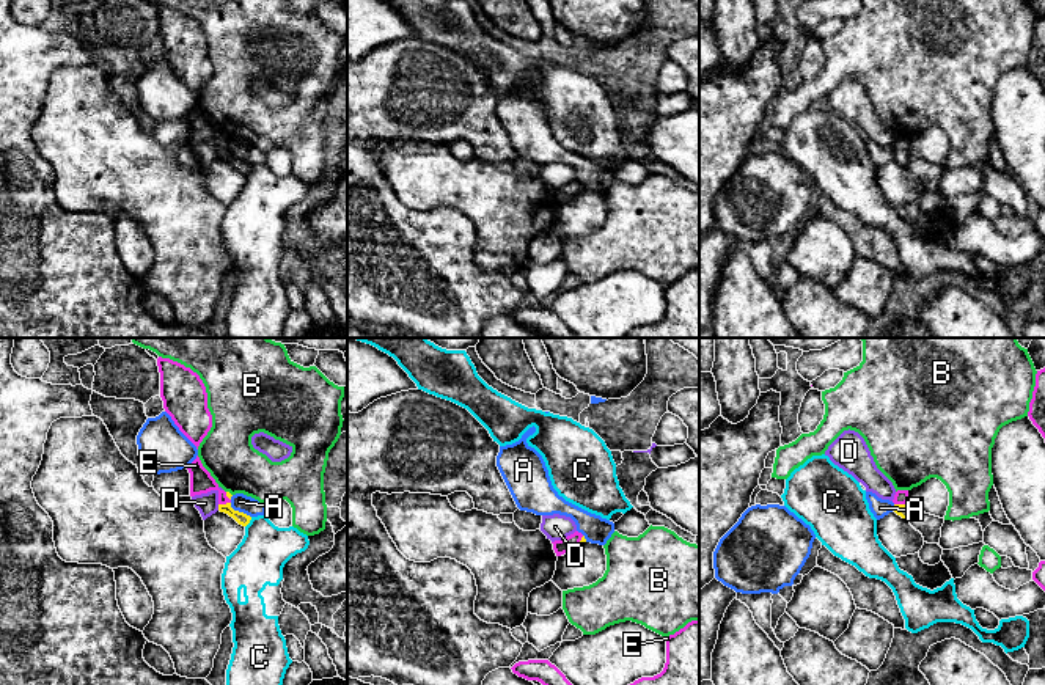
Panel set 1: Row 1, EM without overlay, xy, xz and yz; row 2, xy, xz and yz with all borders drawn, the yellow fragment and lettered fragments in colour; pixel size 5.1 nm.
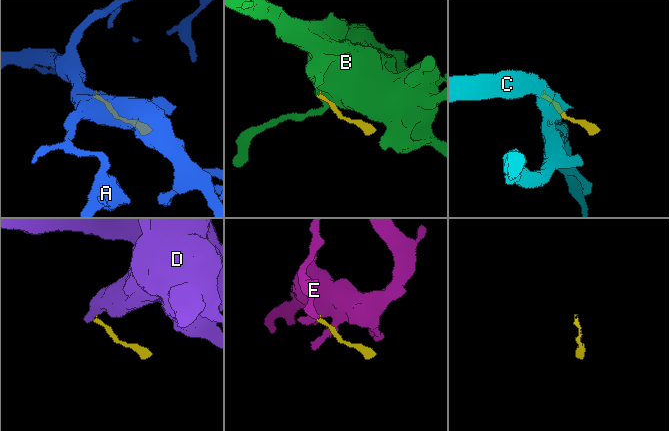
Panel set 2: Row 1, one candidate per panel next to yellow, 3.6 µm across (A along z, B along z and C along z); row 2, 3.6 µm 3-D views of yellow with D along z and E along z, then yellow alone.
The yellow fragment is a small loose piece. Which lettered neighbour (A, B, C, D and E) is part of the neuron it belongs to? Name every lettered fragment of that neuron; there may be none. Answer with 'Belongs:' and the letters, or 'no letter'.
Belongs: E

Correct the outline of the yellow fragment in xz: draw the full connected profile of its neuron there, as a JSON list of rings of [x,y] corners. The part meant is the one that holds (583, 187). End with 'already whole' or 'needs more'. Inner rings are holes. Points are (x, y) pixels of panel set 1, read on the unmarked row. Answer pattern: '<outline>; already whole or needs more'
[[[575,179],[574,182],[561,187],[561,189],[555,189],[553,192],[553,198],[556,201],[556,204],[561,204],[564,201],[570,201],[572,198],[575,198],[578,193],[583,193],[586,190],[585,184],[578,179]]]; needs more

